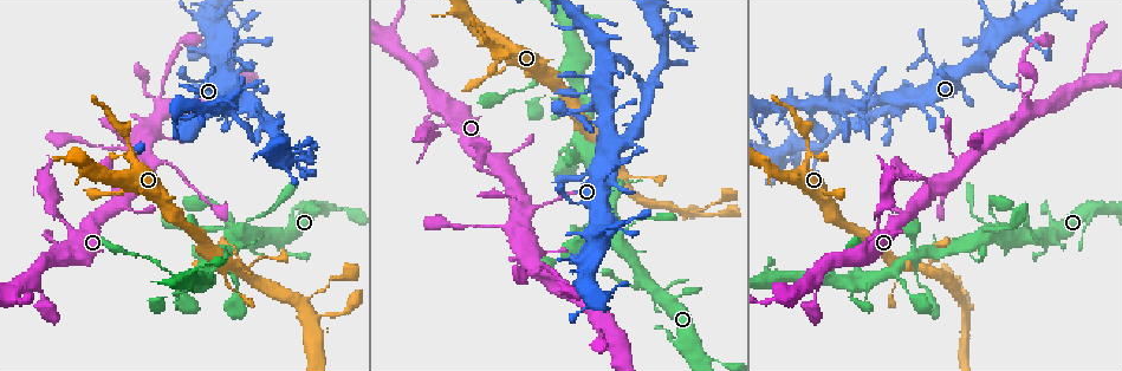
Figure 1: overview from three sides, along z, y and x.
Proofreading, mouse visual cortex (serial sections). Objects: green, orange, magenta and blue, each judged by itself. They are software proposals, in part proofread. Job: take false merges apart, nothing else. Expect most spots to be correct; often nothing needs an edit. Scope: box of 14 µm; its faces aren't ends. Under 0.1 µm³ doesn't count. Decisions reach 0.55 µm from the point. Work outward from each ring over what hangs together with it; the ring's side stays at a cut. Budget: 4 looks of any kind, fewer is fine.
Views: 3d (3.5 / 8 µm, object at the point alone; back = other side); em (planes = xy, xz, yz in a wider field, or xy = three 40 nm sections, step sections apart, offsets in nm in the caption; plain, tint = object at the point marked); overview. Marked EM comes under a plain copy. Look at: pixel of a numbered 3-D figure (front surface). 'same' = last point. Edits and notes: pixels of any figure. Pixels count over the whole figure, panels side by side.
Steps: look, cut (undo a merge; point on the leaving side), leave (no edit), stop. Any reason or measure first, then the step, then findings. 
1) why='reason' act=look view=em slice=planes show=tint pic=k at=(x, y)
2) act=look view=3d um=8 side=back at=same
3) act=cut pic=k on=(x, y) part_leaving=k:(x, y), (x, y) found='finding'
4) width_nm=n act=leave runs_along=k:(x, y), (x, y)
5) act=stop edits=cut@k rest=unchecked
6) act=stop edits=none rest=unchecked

act=look view=3d um=3.5 pic=1 at=(880, 102)

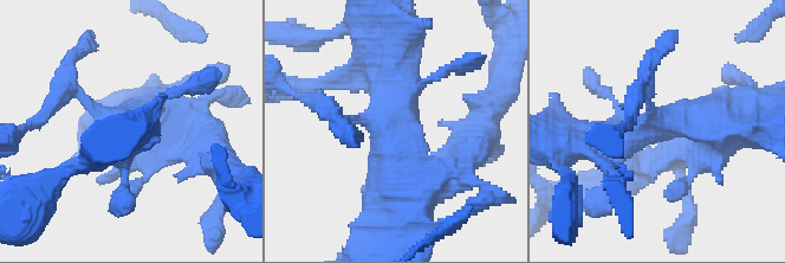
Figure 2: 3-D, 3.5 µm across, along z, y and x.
act=leave runs_along=2:(734, 119), (583, 138) found='one cell here'

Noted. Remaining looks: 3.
why='side arm on a straight run' act=look view=3d um=3.5 pic=1 at=(149, 162)

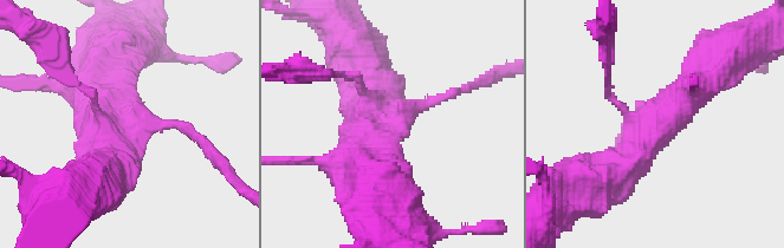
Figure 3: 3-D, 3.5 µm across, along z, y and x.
act=leave runs_along=3:(591, 187), (621, 169), (700, 78) found='continuous, no second cell'

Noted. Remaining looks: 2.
act=stop edits=none rest=unchecked

